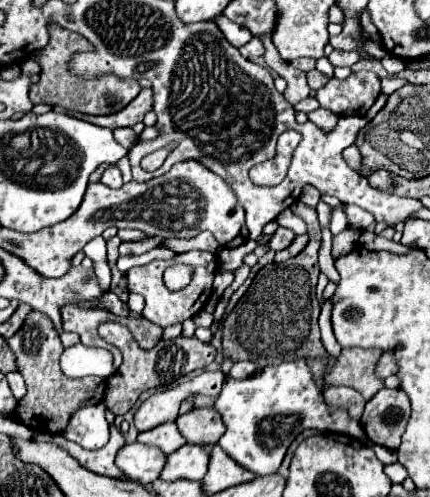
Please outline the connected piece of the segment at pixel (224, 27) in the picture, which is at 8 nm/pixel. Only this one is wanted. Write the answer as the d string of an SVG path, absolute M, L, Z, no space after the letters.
M219 15L219 17L215 19L215 23L217 23L217 27L221 29L223 37L225 37L233 47L241 47L241 45L245 45L247 41L251 41L251 37L253 37L247 27L229 21L225 15Z

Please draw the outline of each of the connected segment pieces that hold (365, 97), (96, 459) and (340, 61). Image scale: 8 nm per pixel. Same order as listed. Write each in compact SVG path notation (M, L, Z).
M359 71L347 79L329 79L329 83L317 91L315 99L323 109L337 115L365 115L379 93L379 77L369 71Z
M111 425L111 439L105 447L97 449L97 451L87 451L81 445L75 445L73 441L67 441L63 435L51 435L48 433L37 433L33 437L35 441L53 441L57 443L61 449L65 449L71 457L75 457L85 469L97 473L97 475L107 475L107 477L123 477L123 473L115 467L113 459L115 453L125 445L123 435L119 433L119 429L115 425Z
M333 51L331 55L329 55L329 61L335 65L335 67L351 67L353 63L357 63L361 57L357 55L357 53L345 53L345 51Z

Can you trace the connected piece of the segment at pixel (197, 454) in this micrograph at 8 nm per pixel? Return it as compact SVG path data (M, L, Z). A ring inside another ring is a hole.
M183 445L175 453L167 455L167 463L163 471L159 473L159 479L163 481L177 481L177 479L189 479L189 481L201 481L207 473L209 463L209 449L199 445Z

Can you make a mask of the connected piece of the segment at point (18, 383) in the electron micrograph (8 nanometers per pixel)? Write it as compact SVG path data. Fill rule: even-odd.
M7 373L5 377L7 377L7 381L9 381L9 387L11 387L11 391L13 391L15 399L19 401L19 399L23 397L23 391L25 391L25 383L23 383L23 377L21 377L19 373Z

